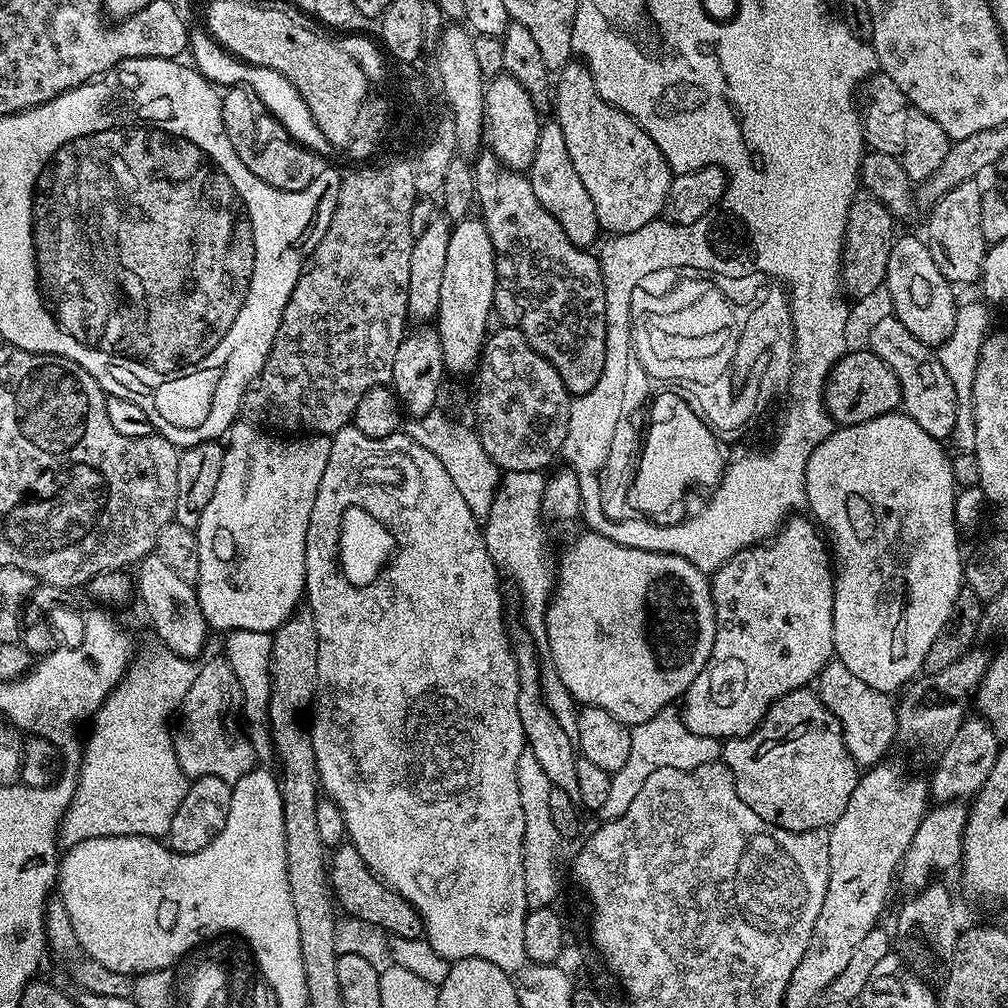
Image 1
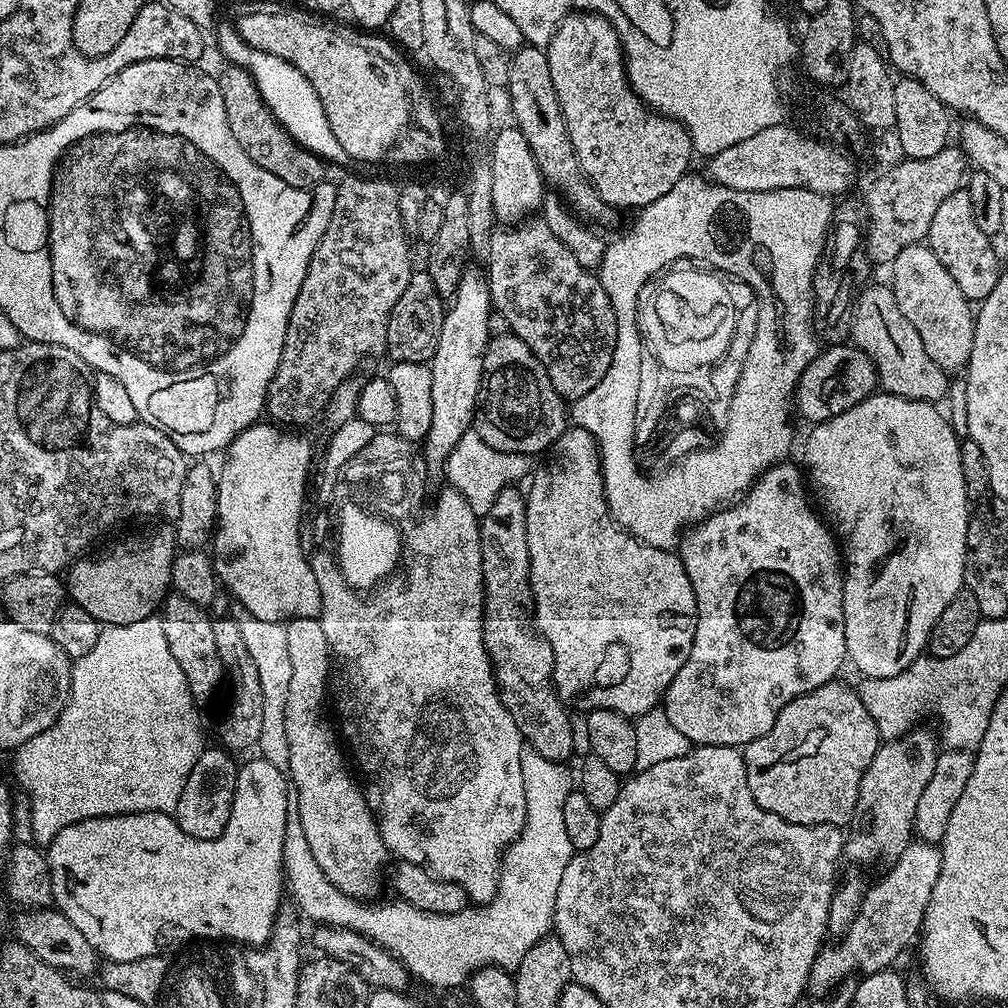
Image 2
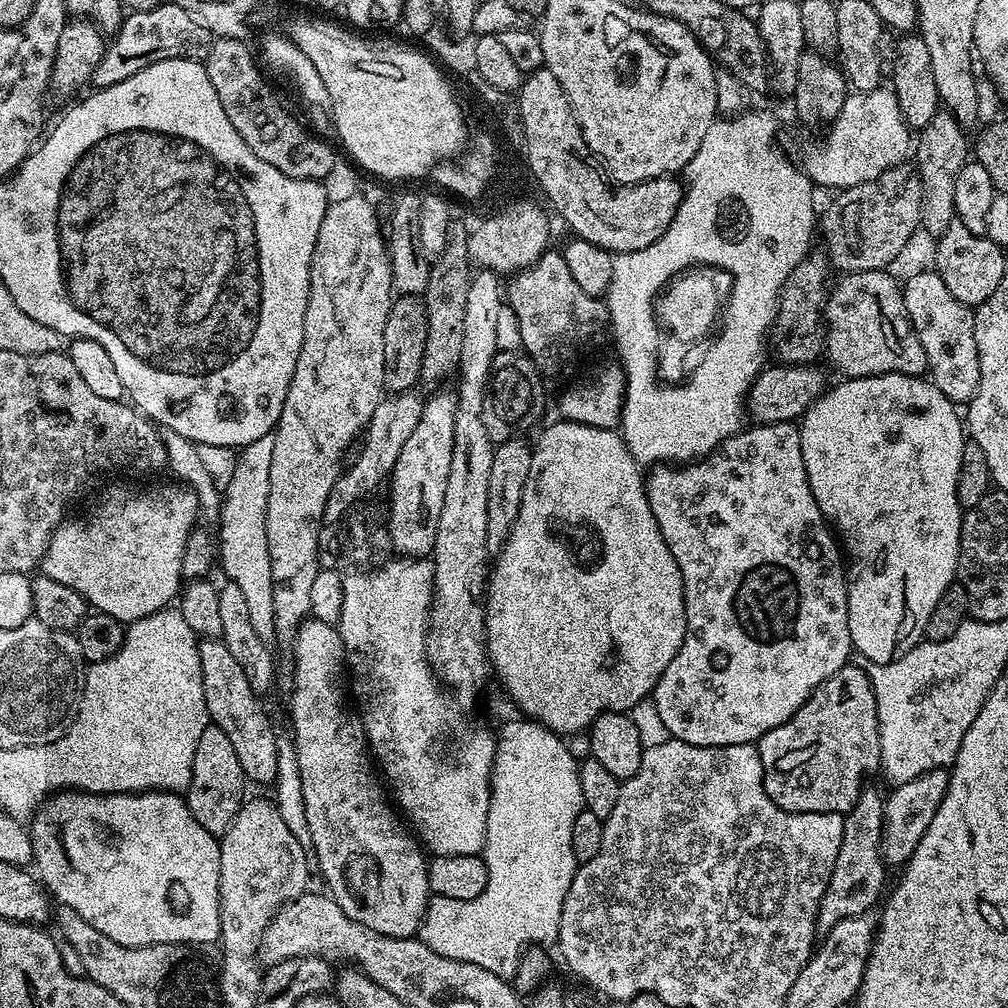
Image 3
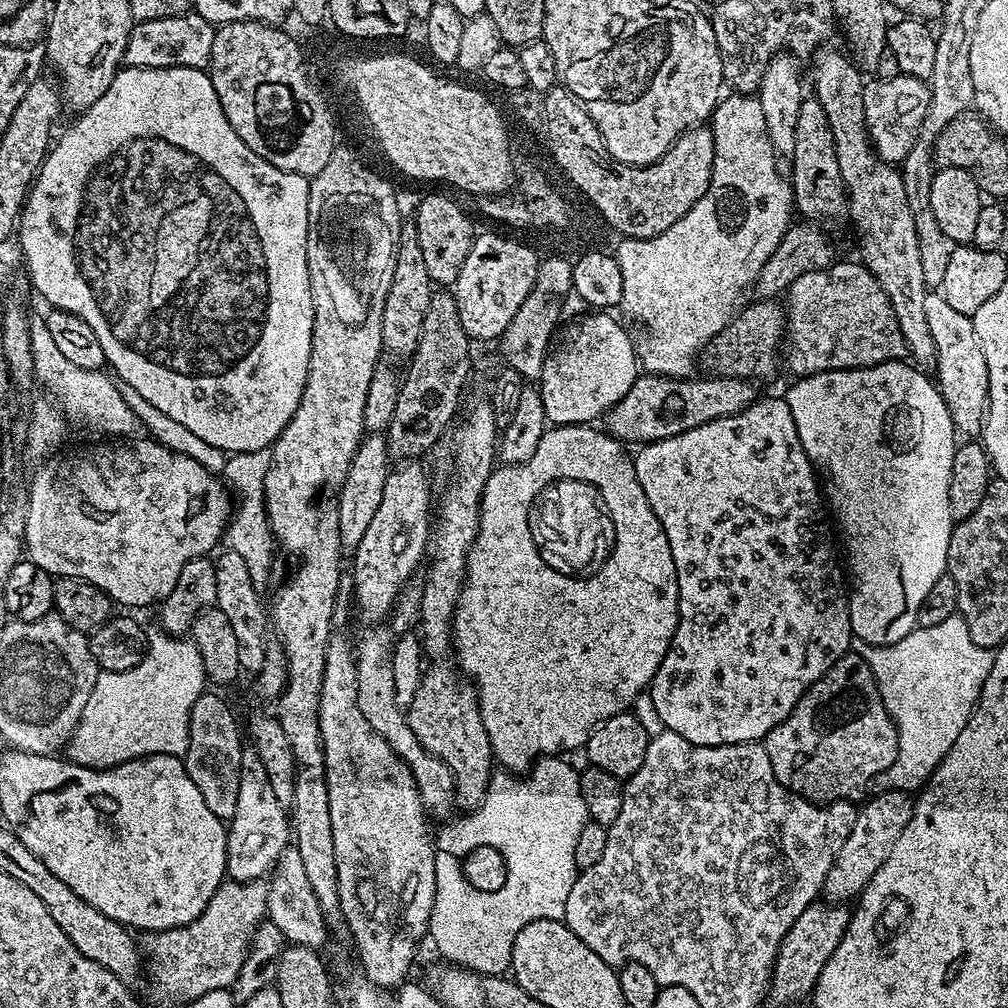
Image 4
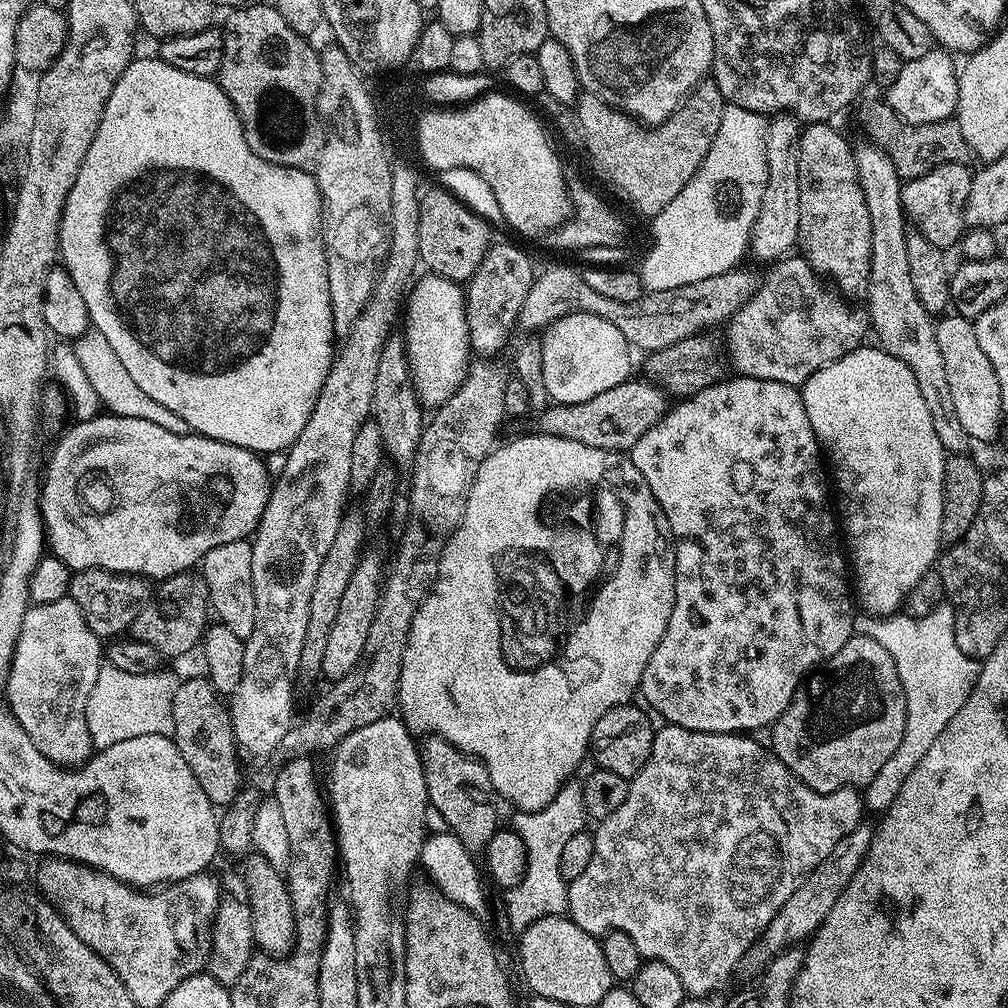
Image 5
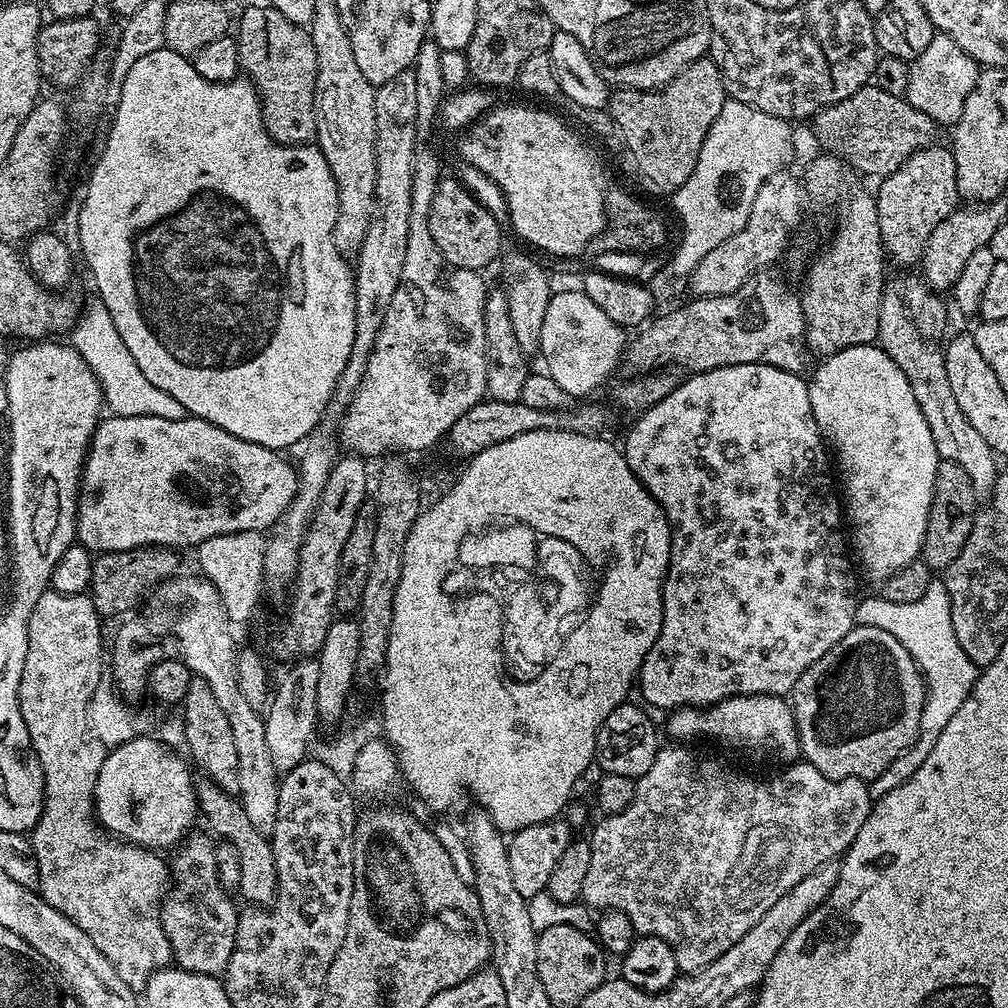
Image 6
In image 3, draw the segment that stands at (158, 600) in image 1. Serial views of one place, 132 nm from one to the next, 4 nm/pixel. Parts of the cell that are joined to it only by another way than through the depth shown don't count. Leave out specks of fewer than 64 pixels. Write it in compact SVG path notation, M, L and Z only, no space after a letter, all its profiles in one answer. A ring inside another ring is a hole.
M204 638L199 641L198 658L202 664L202 694L206 698L206 710L208 711L209 721L215 727L230 738L234 751L238 753L238 762L242 762L242 770L249 781L256 784L275 785L276 775L278 774L278 746L276 738L278 730L272 726L272 720L268 717L268 712L264 709L261 697L254 690L250 690L250 682L246 682L246 673L242 666L234 659L234 654L220 638Z

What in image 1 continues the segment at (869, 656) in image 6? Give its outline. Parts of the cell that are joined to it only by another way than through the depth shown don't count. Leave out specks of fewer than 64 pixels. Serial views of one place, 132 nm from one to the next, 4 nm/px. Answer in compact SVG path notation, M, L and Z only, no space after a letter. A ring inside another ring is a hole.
M811 687L799 688L778 698L749 736L735 736L732 740L723 741L722 763L728 767L730 774L734 774L738 798L742 798L742 802L746 802L758 818L791 832L831 828L838 818L842 818L842 810L846 810L846 802L850 802L850 794L854 794L856 781L862 775L855 758L846 750L838 718L826 710Z

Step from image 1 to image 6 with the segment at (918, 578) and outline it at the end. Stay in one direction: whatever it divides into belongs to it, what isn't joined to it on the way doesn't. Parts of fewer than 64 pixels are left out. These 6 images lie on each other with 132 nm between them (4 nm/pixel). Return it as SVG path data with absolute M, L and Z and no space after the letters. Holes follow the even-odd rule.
M876 344L850 346L846 350L836 352L833 356L827 357L821 364L824 365L813 376L810 376L808 385L810 406L814 410L814 422L818 426L821 437L826 441L831 455L834 457L835 467L836 464L840 467L838 484L842 489L842 508L846 513L846 528L850 533L851 551L854 553L855 559L856 556L860 559L860 564L864 567L864 572L870 579L876 580L875 582L883 582L889 580L895 572L902 570L911 560L915 560L921 555L924 547L924 535L926 534L926 522L932 505L932 495L936 489L936 471L940 465L941 458L934 446L934 438L930 434L930 426L926 426L926 418L922 418L922 410L918 406L918 398L914 398L914 390L910 390L910 382L906 382L906 374L902 374L902 370L898 370L896 363L879 346Z

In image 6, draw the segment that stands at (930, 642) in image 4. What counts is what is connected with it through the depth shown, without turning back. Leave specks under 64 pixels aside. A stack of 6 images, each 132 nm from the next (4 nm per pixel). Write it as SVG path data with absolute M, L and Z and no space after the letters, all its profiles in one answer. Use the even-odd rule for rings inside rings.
M933 579L932 584L926 586L926 594L922 594L922 598L914 598L914 602L895 604L876 594L866 597L865 600L863 597L856 606L856 624L861 628L874 626L878 630L894 634L894 638L898 638L898 642L906 646L906 650L914 658L924 676L927 703L940 704L937 724L932 725L931 722L921 724L916 741L905 752L898 754L898 758L894 758L894 762L890 762L890 766L886 766L886 770L878 774L878 778L867 781L868 797L875 802L890 794L890 790L902 786L902 782L906 782L906 778L910 778L910 774L914 774L914 770L918 770L918 766L926 762L926 757L930 755L930 750L934 750L942 730L950 722L950 718L958 714L962 702L966 702L970 690L975 686L978 669L974 662L970 662L966 650L958 646L950 614L950 594L943 579Z

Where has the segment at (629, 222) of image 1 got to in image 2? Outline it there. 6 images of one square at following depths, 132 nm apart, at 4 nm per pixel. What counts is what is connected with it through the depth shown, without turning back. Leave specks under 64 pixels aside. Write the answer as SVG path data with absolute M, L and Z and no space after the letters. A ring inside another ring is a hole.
M587 10L573 11L562 22L562 26L558 26L558 34L554 34L546 51L550 62L550 78L554 78L554 90L558 94L568 137L580 169L609 208L645 208L684 179L689 171L688 163L694 157L688 129L679 120L653 114L630 87L624 45L620 43L616 27L605 16L597 16Z

